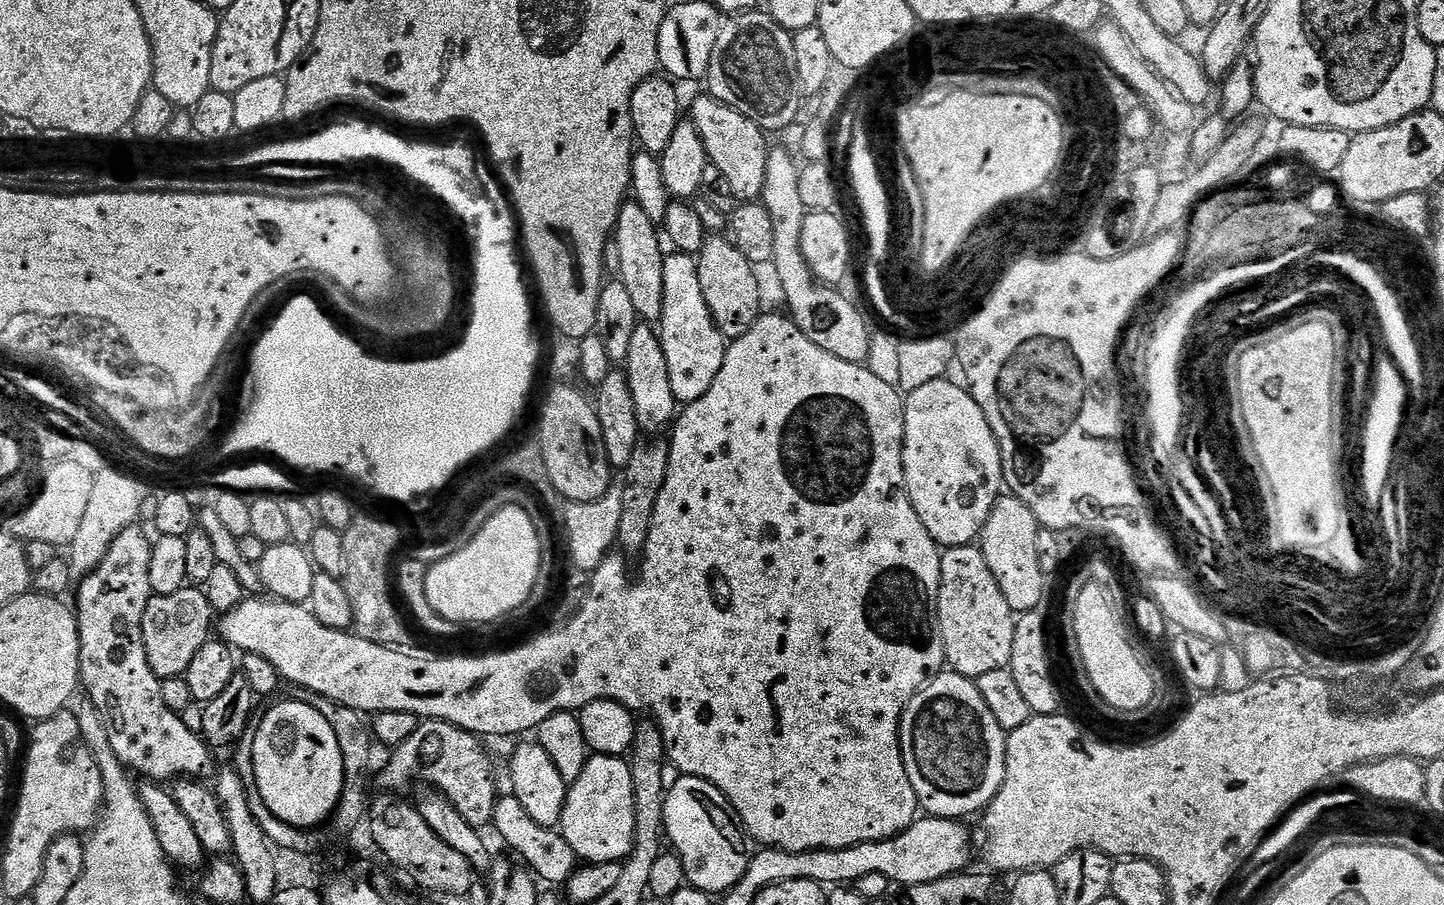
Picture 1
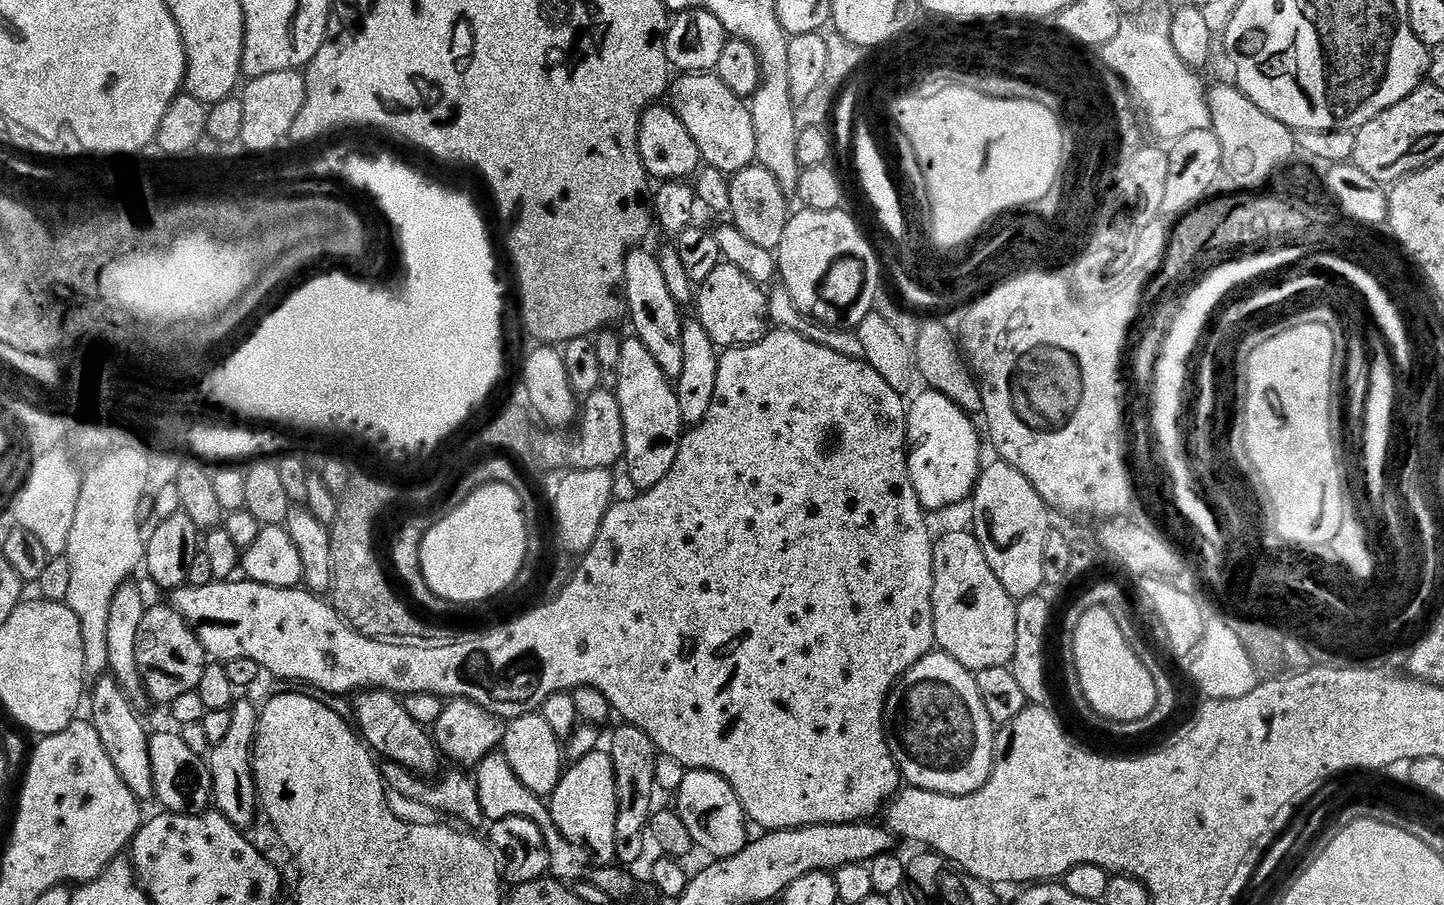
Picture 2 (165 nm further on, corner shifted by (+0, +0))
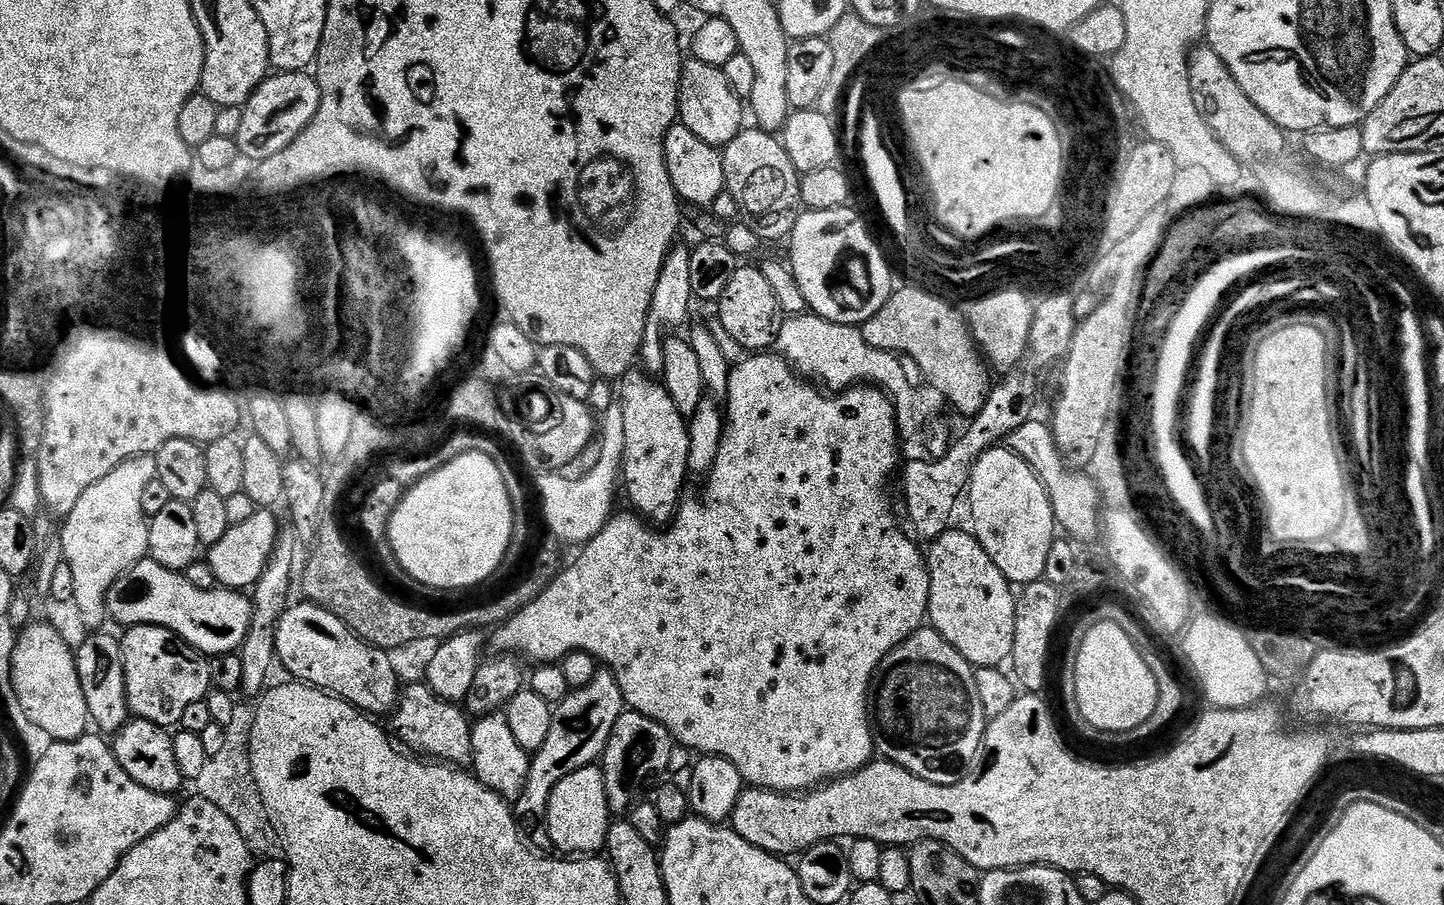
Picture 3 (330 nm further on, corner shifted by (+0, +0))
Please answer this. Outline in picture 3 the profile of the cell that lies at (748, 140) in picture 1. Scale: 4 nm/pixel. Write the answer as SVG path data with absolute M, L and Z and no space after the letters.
M695 58L684 61L684 68L680 72L680 93L678 94L679 123L686 126L710 146L723 149L745 127L746 108L742 105L741 97L730 90L730 82L726 82L726 74L722 68L706 66L706 62Z

